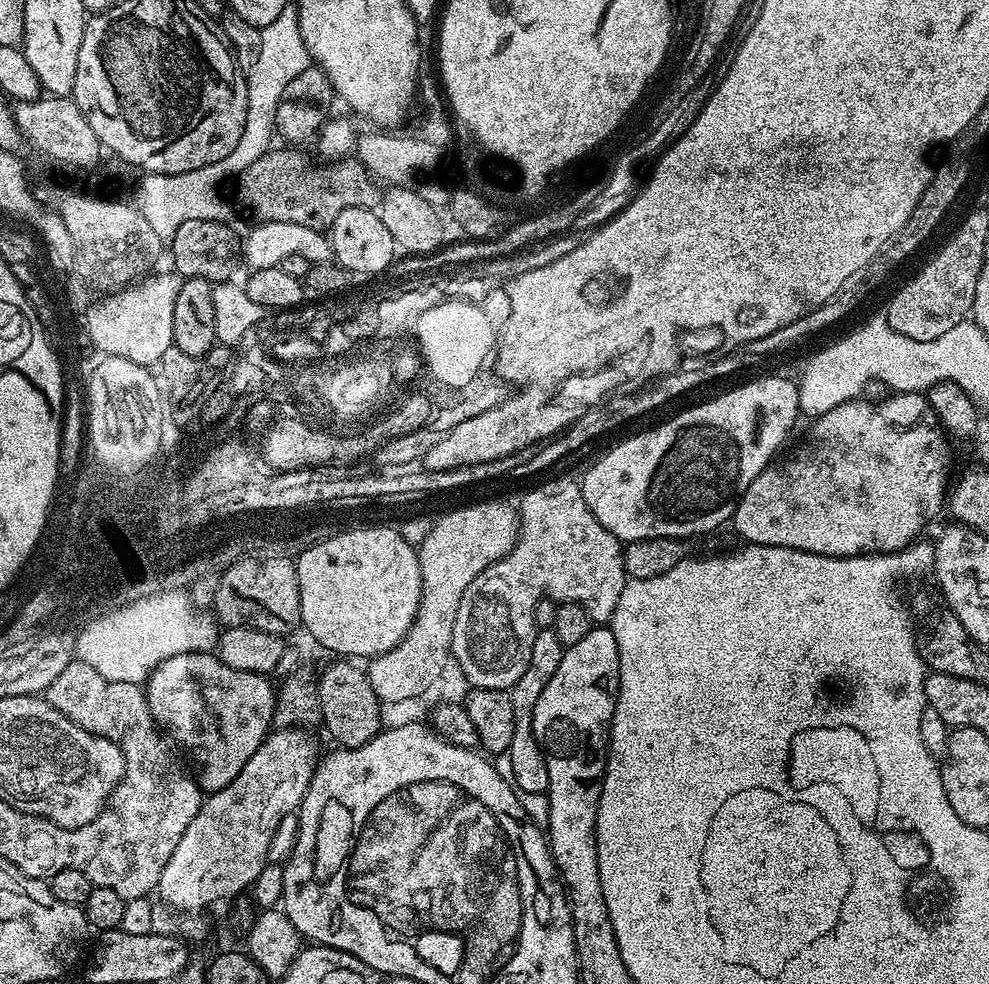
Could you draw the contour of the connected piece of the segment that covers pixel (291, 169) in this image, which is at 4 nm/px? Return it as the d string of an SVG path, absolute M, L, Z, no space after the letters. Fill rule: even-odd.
M280 146L284 148L272 148L269 149L269 151L262 156L262 158L256 159L254 162L250 164L250 166L247 167L246 170L240 173L240 175L237 177L236 183L238 183L238 186L236 188L236 196L240 202L240 206L242 209L246 210L247 214L254 218L253 221L256 221L257 223L261 222L270 222L270 221L276 221L276 222L292 222L300 225L305 225L306 228L312 228L314 231L318 232L326 232L329 231L332 226L335 218L338 218L338 214L342 212L343 209L348 208L370 208L373 210L379 209L379 206L383 200L383 187L377 183L377 181L371 176L367 169L362 166L360 161L355 156L347 156L347 157L341 157L338 161L319 161L320 164L316 165L312 162L309 162L307 156L298 151L298 150L290 150L288 146Z

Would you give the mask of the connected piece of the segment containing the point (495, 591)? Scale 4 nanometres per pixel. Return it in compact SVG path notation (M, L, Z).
M548 480L532 488L518 503L520 530L516 544L498 562L491 564L462 594L462 602L452 623L452 654L454 664L473 688L511 689L522 678L526 662L530 662L530 646L536 637L534 610L542 599L557 602L578 602L592 619L593 625L609 623L618 606L618 598L626 583L622 541L594 518L579 483L572 480Z

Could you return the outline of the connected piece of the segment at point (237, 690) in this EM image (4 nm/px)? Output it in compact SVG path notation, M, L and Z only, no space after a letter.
M211 651L183 652L174 658L166 658L148 675L146 695L150 714L181 749L184 747L192 755L196 763L195 779L205 793L211 794L230 786L272 728L278 692L268 679L267 675L231 669Z

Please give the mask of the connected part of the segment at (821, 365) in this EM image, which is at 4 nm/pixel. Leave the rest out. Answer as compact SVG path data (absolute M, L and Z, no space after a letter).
M883 315L866 321L849 336L834 341L829 348L824 348L809 358L804 373L798 376L801 413L805 417L808 415L808 418L826 414L826 410L834 406L857 399L866 386L873 382L893 393L927 393L936 387L933 380L928 380L928 348L936 348L936 344L932 340L918 342L898 334Z

